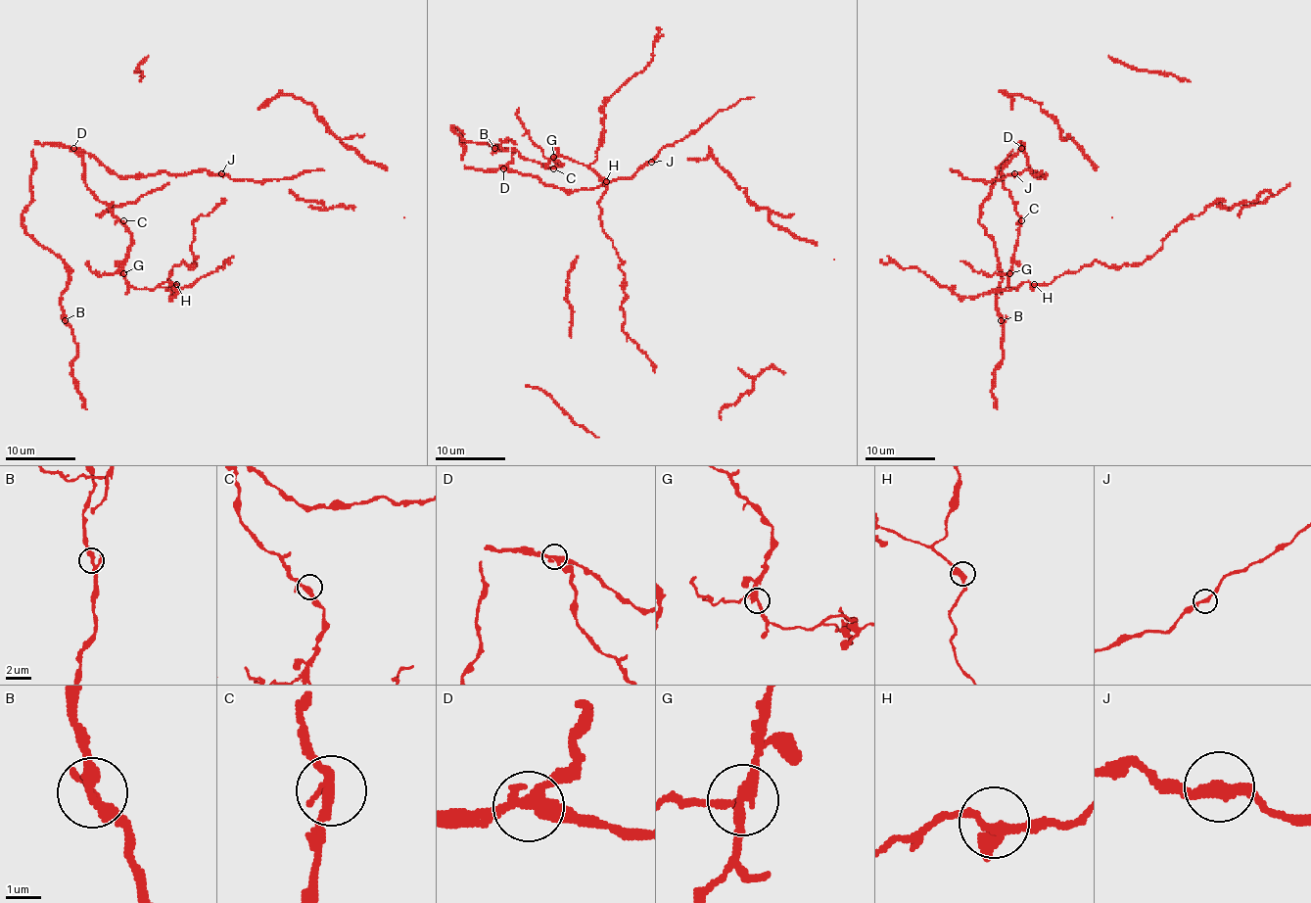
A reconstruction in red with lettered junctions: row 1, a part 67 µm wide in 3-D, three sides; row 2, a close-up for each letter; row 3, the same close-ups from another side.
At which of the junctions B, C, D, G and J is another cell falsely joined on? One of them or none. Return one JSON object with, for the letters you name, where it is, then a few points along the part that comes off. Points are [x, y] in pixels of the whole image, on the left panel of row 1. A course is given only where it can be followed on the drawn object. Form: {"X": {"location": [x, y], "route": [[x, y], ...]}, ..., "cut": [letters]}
{"G": {"location": [123, 273], "route": [[123, 273], [141, 289], [176, 284], [168, 278], [172, 268], [195, 264], [193, 220], [224, 200]]}, "cut": ["G"]}

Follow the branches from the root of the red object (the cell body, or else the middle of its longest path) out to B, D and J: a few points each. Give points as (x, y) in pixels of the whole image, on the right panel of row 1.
B: (1016, 211), (1002, 168), (1021, 144), (1001, 166), (979, 213), (1002, 276), (1001, 320)
D: (1016, 211), (1010, 193), (1002, 184), (1002, 166), (1021, 148)
J: (1016, 211), (1002, 184), (1002, 166), (1021, 149), (1028, 166), (1044, 175), (1028, 170), (1014, 173)

